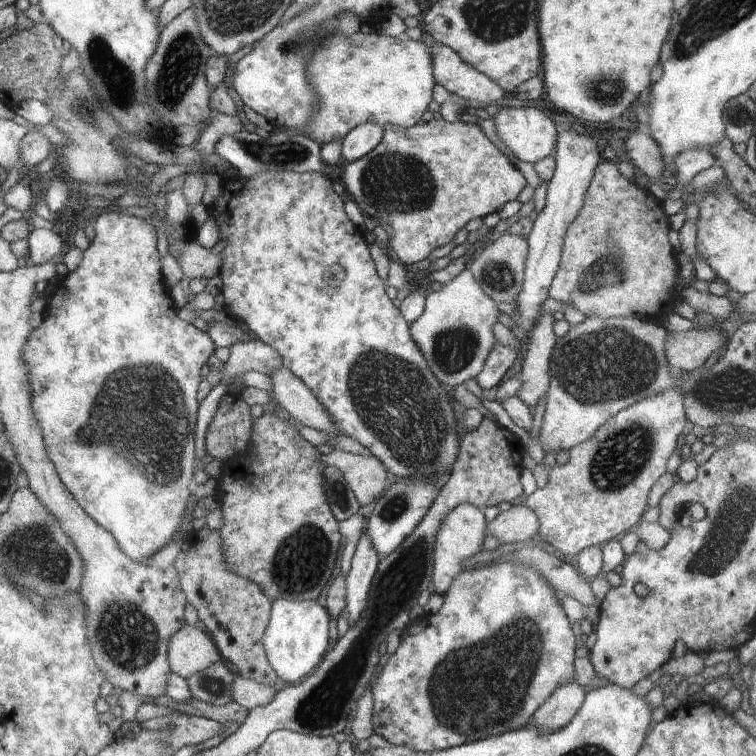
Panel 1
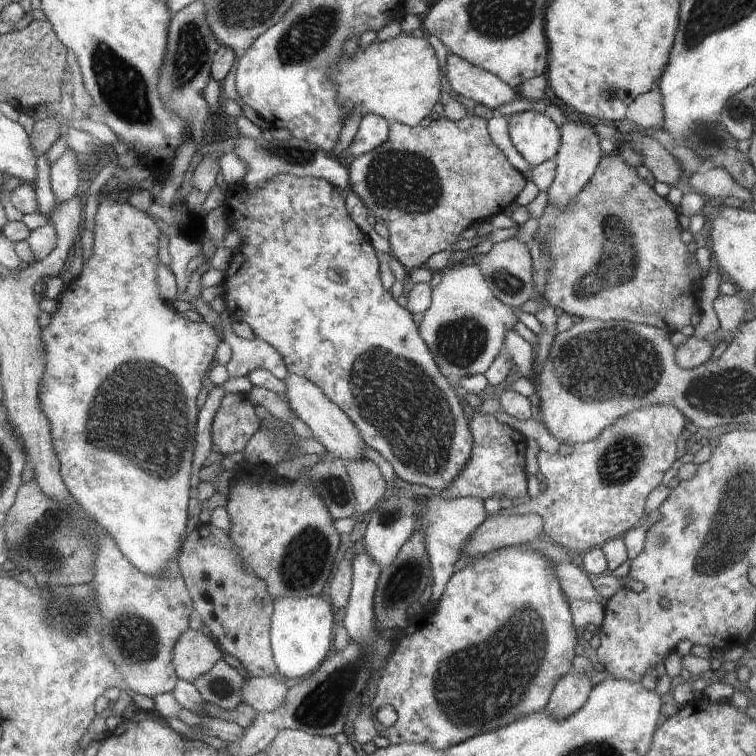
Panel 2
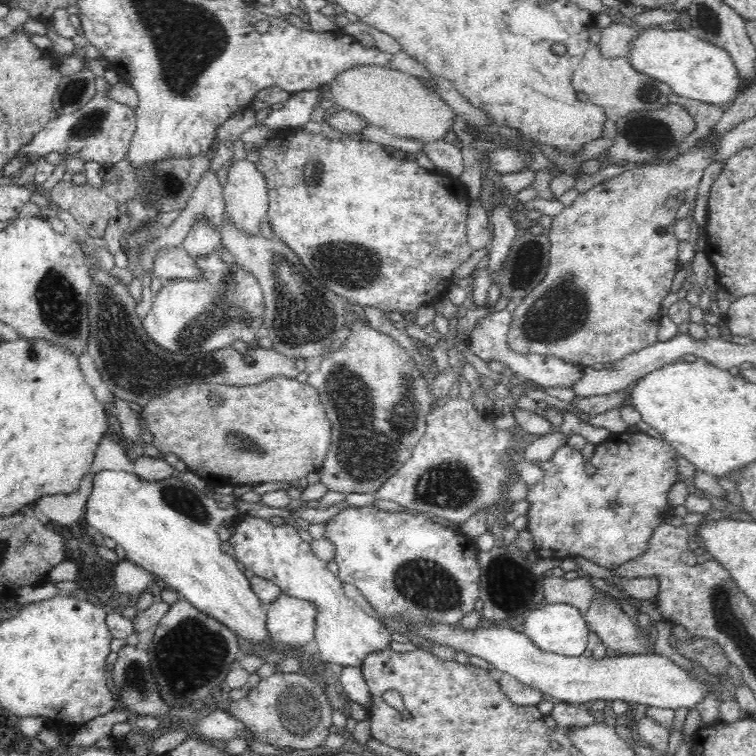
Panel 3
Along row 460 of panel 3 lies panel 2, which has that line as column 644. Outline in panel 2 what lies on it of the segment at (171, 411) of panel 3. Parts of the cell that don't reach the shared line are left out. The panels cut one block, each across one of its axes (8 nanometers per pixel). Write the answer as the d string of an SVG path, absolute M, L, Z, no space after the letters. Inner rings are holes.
M617 150L615 152L612 152L610 154L605 154L602 156L602 159L600 160L600 163L598 164L598 168L596 168L596 172L594 172L594 176L592 176L592 179L582 190L580 190L580 194L574 198L574 202L570 202L570 206L566 206L566 208L558 208L558 206L554 206L554 204L550 204L550 200L548 199L548 204L546 204L546 208L544 208L544 212L542 214L542 220L540 220L540 232L538 234L542 234L542 236L552 236L552 240L550 240L550 258L554 258L554 266L550 268L550 276L548 276L548 282L546 282L546 288L544 288L544 298L546 298L546 301L554 308L560 308L560 310L563 310L566 314L569 314L570 316L578 316L581 318L588 317L589 319L600 319L601 321L627 321L632 322L634 324L646 324L646 326L654 326L654 328L662 328L662 330L667 331L670 335L671 334L678 334L680 330L682 330L684 327L690 325L690 318L696 313L700 316L701 309L699 307L699 303L701 303L700 300L700 291L703 288L702 287L702 281L708 276L708 274L698 265L698 261L695 257L695 253L691 254L688 245L682 241L681 238L681 232L684 229L684 219L679 216L679 214L676 214L676 210L674 210L674 206L668 202L668 200L665 198L662 198L660 195L658 195L654 188L643 180L641 180L638 176L638 170L637 168L634 168L630 165L626 164L624 156Z

